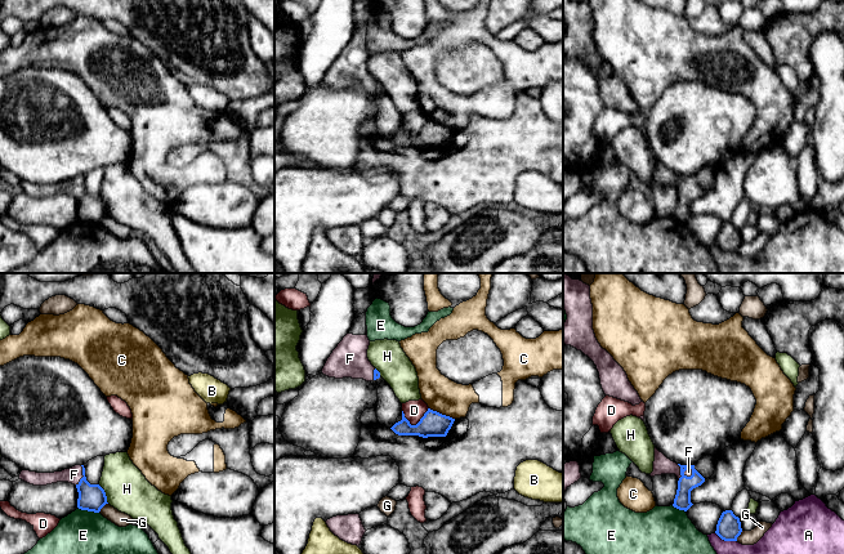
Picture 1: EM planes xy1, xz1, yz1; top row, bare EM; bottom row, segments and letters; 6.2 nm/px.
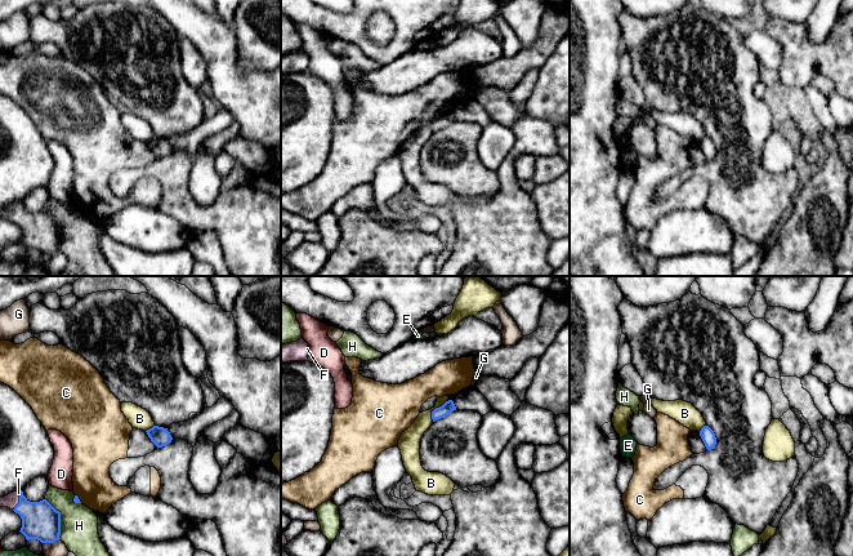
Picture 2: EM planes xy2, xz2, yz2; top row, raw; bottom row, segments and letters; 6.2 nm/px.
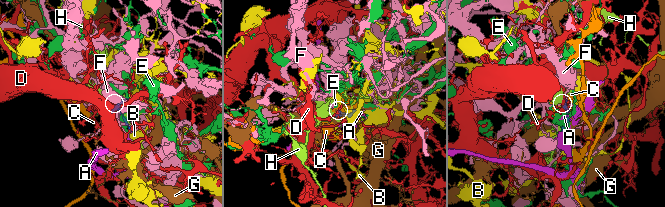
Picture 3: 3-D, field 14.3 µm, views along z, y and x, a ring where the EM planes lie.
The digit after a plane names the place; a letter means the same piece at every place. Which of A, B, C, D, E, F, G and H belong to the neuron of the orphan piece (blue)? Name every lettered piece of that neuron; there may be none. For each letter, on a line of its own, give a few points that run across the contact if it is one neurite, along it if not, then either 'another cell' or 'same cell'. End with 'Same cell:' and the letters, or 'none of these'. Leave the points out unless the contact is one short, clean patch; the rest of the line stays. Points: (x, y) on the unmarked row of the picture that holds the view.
A: another cell
B: line xz2 (449, 111), (432, 123), (432, 132); another cell
C: another cell
D: another cell
E: another cell
F: line xy1 (92, 209), (83, 197), (83, 186), (74, 186); same cell
G: another cell
H: another cell
Same cell: F

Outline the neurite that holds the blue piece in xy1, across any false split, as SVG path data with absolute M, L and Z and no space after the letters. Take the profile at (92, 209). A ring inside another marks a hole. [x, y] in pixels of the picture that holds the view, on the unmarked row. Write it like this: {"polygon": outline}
{"polygon": "M75 177L54 184L22 182L19 191L34 197L46 197L57 193L72 195L77 200L77 219L81 222L99 224L101 220L108 215L104 201L99 196L90 196L86 192L84 177Z"}

